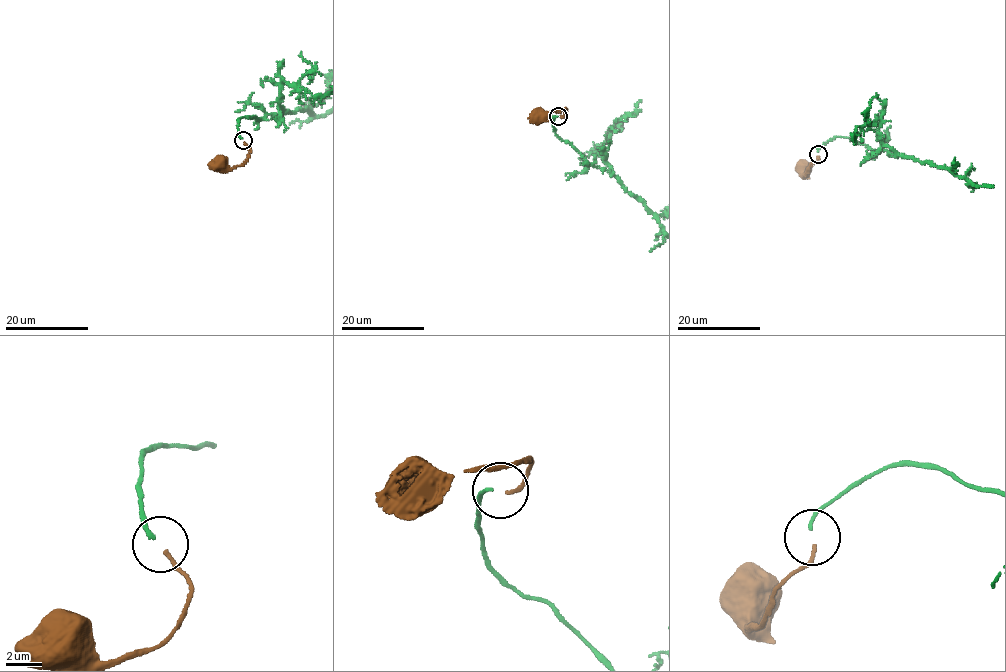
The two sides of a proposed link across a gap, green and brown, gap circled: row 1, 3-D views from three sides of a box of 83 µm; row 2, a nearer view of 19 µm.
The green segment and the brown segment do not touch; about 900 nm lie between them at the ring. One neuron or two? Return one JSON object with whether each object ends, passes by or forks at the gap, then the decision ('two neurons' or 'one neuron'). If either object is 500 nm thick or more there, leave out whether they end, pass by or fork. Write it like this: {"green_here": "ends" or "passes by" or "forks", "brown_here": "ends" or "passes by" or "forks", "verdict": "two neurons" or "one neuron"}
{"green_here": "ends", "brown_here": "ends", "verdict": "one neuron"}

